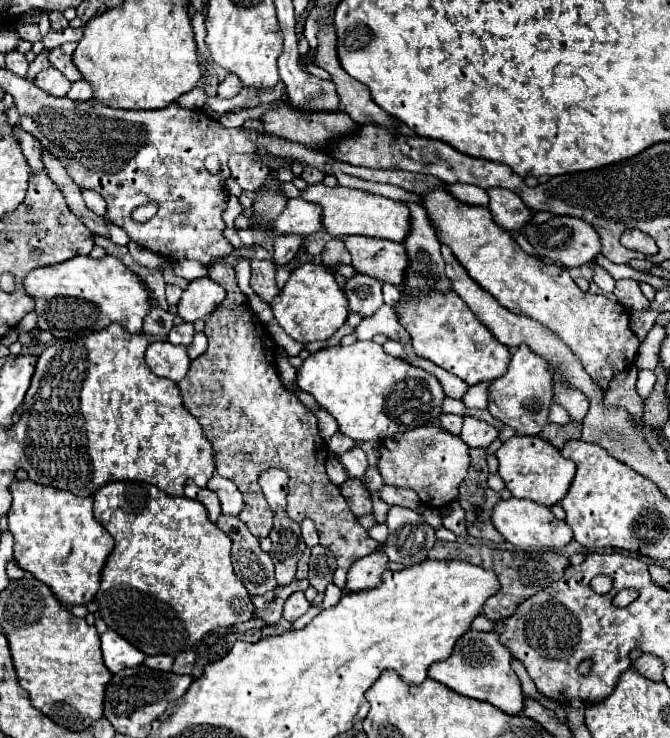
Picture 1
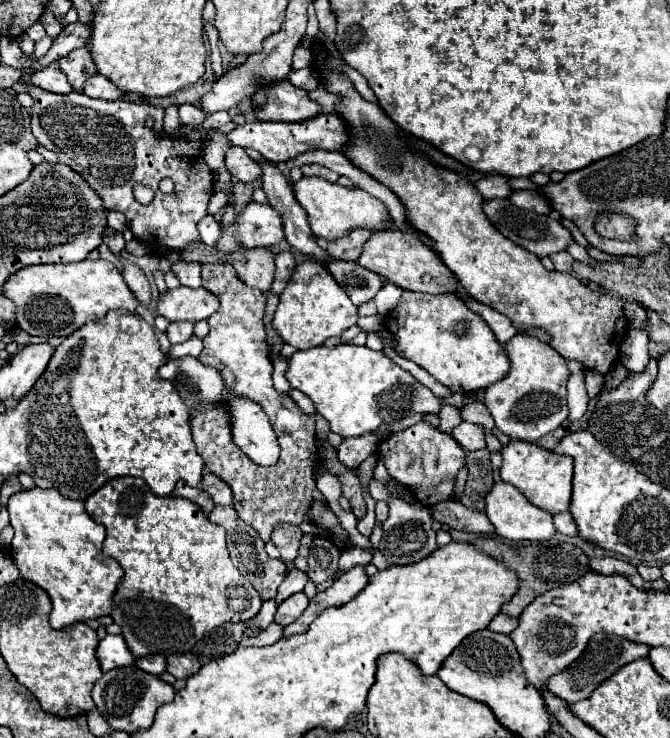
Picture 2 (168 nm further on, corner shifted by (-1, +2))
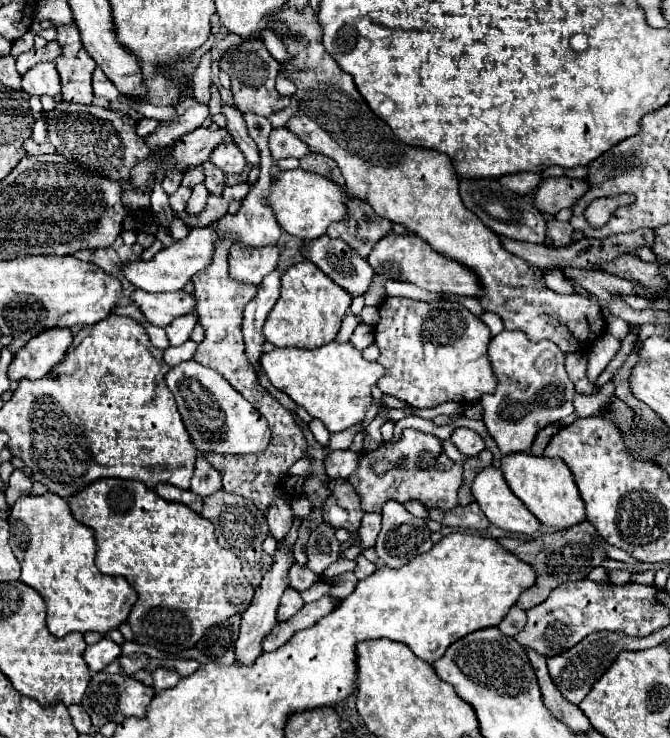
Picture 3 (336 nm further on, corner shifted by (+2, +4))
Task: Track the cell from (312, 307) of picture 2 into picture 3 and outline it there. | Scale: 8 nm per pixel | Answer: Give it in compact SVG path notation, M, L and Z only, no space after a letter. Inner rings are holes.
M304 259L282 275L282 293L264 323L264 337L276 347L318 349L334 341L350 303L352 297L348 291L342 291L342 287L338 287L330 277L322 275L314 263Z

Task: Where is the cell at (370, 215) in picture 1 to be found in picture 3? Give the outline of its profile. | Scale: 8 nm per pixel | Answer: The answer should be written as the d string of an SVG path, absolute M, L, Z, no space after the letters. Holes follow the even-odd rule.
M292 169L292 171L280 171L276 177L272 177L270 195L266 197L268 207L274 211L274 217L282 231L302 239L318 239L326 233L328 225L334 221L346 221L346 191L344 187L336 187L336 183L328 183L326 177L314 175L304 169Z

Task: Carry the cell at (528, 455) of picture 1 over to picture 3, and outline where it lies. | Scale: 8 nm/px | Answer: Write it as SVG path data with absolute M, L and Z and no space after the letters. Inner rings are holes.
M514 453L502 459L502 473L514 495L530 509L530 513L542 525L566 529L586 519L582 497L570 475L570 469L566 467L566 463L562 463L562 459L536 457L530 453Z

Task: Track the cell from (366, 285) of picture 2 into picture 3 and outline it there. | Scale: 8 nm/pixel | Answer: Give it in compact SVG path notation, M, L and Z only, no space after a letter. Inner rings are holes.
M322 235L322 239L306 241L300 251L352 297L364 295L374 279L374 271L368 261L346 247L342 239L330 239L328 235Z

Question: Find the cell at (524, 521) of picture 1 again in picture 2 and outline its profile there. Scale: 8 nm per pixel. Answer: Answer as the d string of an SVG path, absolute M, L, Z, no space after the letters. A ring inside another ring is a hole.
M503 481L495 483L493 489L489 491L489 495L485 497L485 503L487 503L485 513L495 527L495 533L505 537L505 539L511 539L511 541L523 541L523 539L547 541L553 535L557 535L557 529L553 525L553 515L547 513L545 509L533 505L531 501L527 501L527 497L509 483L503 483Z

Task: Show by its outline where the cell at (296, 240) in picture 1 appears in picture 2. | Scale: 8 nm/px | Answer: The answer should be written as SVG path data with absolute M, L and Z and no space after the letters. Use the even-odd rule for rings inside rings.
M289 251L277 253L277 255L275 255L275 267L277 267L277 271L275 271L275 281L273 281L271 291L279 295L279 293L285 289L291 273L293 273L293 269L295 269L295 259L293 259L293 255L291 255Z

